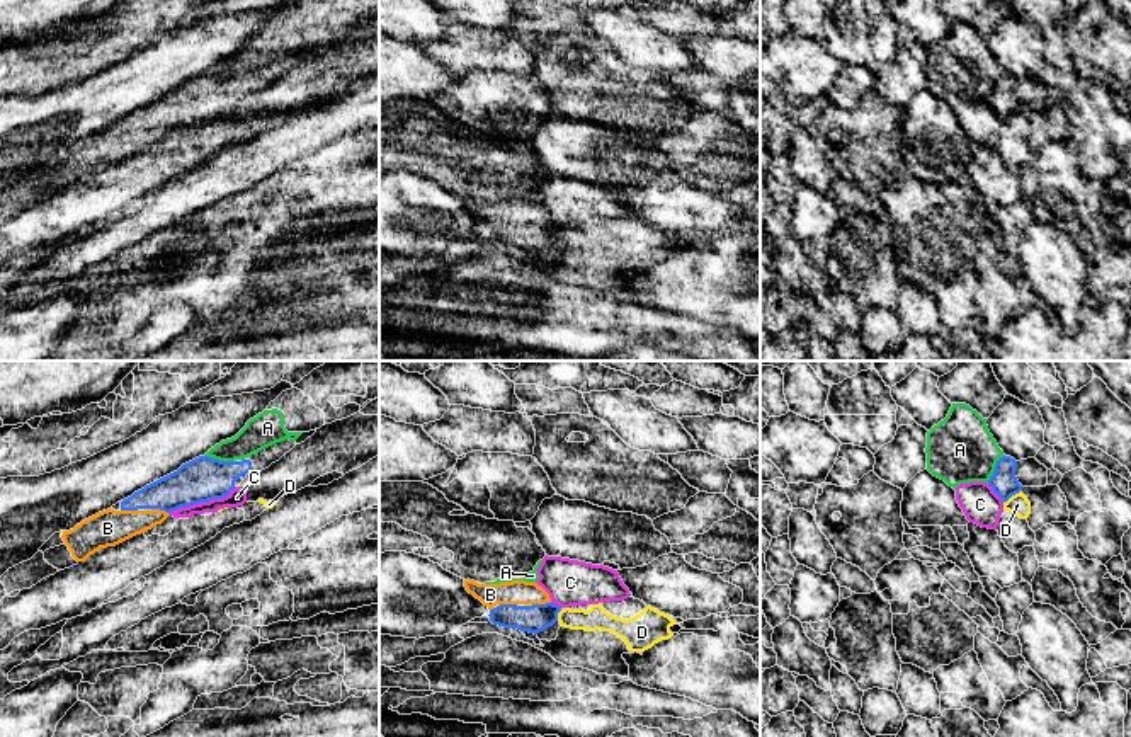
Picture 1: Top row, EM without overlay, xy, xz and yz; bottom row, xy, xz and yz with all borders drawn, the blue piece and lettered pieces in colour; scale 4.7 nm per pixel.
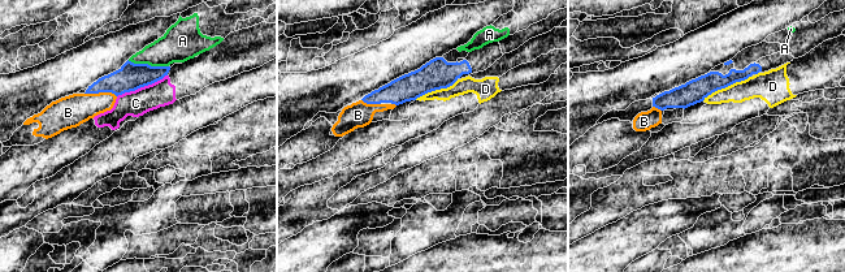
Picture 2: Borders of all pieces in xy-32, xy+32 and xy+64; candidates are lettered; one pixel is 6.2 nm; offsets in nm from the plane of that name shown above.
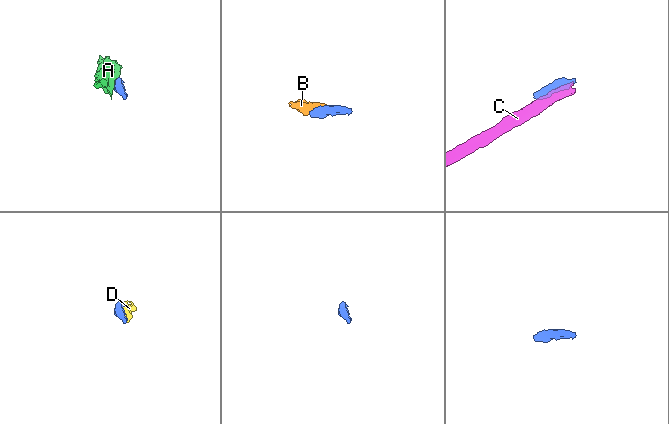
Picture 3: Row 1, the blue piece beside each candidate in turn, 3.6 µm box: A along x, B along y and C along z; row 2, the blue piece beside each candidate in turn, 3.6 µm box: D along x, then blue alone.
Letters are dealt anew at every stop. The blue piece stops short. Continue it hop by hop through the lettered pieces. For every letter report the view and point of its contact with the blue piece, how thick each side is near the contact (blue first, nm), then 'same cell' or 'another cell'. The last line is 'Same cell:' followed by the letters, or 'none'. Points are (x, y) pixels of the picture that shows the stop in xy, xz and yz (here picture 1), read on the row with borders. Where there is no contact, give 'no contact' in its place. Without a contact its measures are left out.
A: contact xy (218, 460); calibres 200 and 160 nm; another cell
B: contact xy (160, 509); calibres 200 and 160 nm; same cell
C: contact xy (201, 501); calibres 200 and 80 nm; another cell
D: contact yz (1011, 496); calibres 130 and 90 nm; another cell
Same cell: B

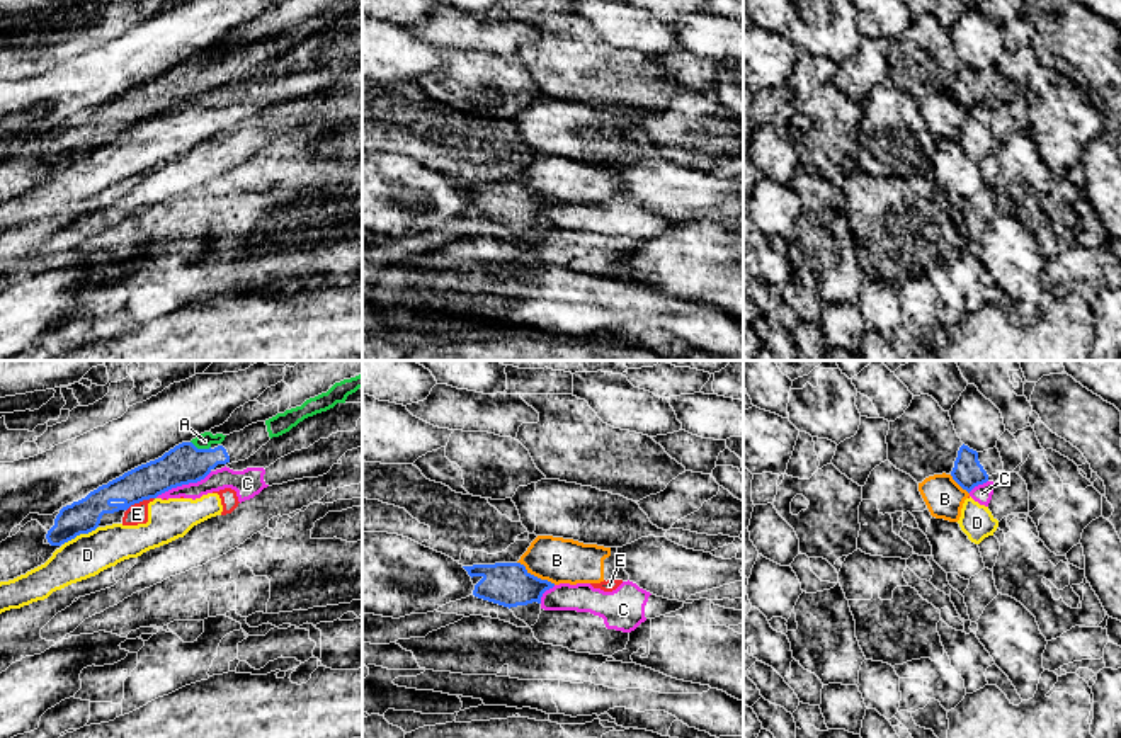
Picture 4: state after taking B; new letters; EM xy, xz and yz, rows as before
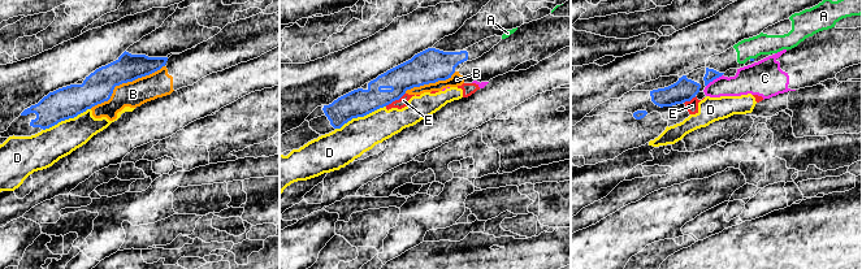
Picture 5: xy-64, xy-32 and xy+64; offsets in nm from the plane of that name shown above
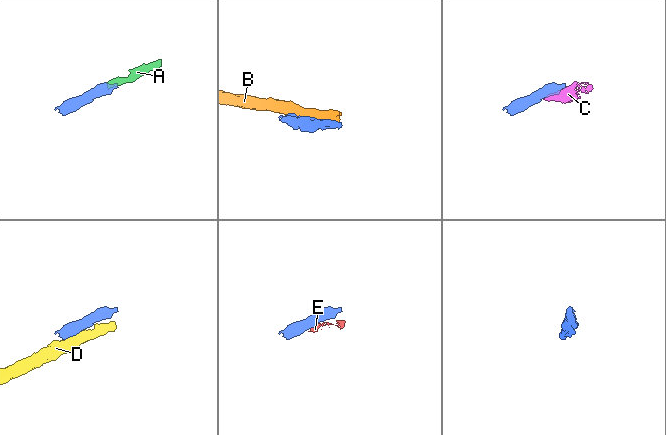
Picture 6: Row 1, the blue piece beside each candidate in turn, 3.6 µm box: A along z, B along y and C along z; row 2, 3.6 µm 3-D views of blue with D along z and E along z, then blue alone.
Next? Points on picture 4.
A: contact xy (201, 449); calibres 190 and 70 nm; same cell
B: contact xz (536, 577); calibres 200 and 220 nm; another cell
C: contact xy (182, 483); calibres 190 and 100 nm; another cell
D: contact xy (80, 533); calibres 160 and 200 nm; another cell
E: contact xy (140, 500); calibres 180 and 100 nm; another cell
Same cell: A

